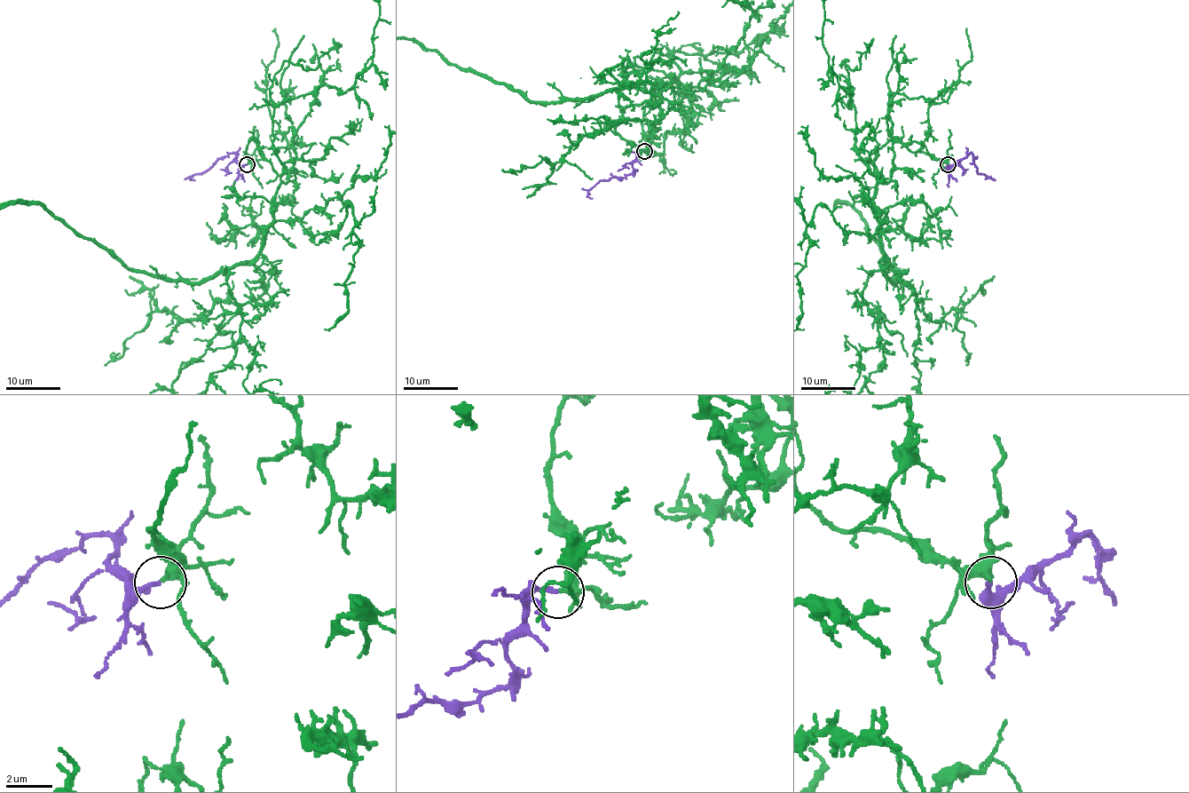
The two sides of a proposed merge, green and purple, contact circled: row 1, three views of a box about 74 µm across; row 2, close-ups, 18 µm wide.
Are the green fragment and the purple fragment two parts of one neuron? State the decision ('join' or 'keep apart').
join

